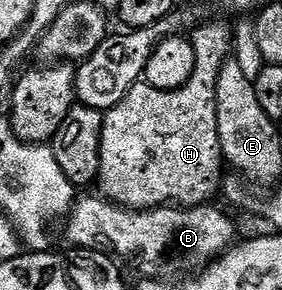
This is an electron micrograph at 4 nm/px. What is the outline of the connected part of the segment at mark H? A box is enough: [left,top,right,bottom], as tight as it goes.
[97,24,234,208]

